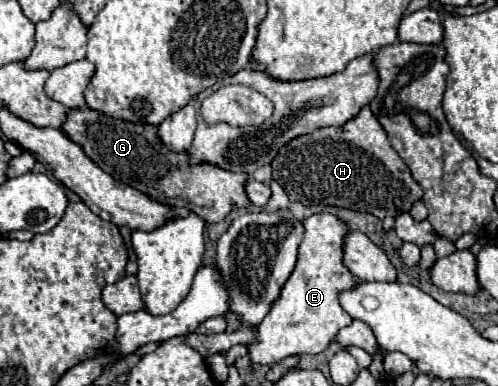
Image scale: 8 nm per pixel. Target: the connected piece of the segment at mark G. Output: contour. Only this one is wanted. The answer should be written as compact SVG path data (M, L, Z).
M72 108L62 122L62 132L106 174L164 206L196 212L206 222L220 222L232 208L244 208L250 204L244 192L244 182L248 180L244 172L228 172L206 162L192 164L188 152L176 154L162 144L158 126L154 124L132 124L92 108Z

